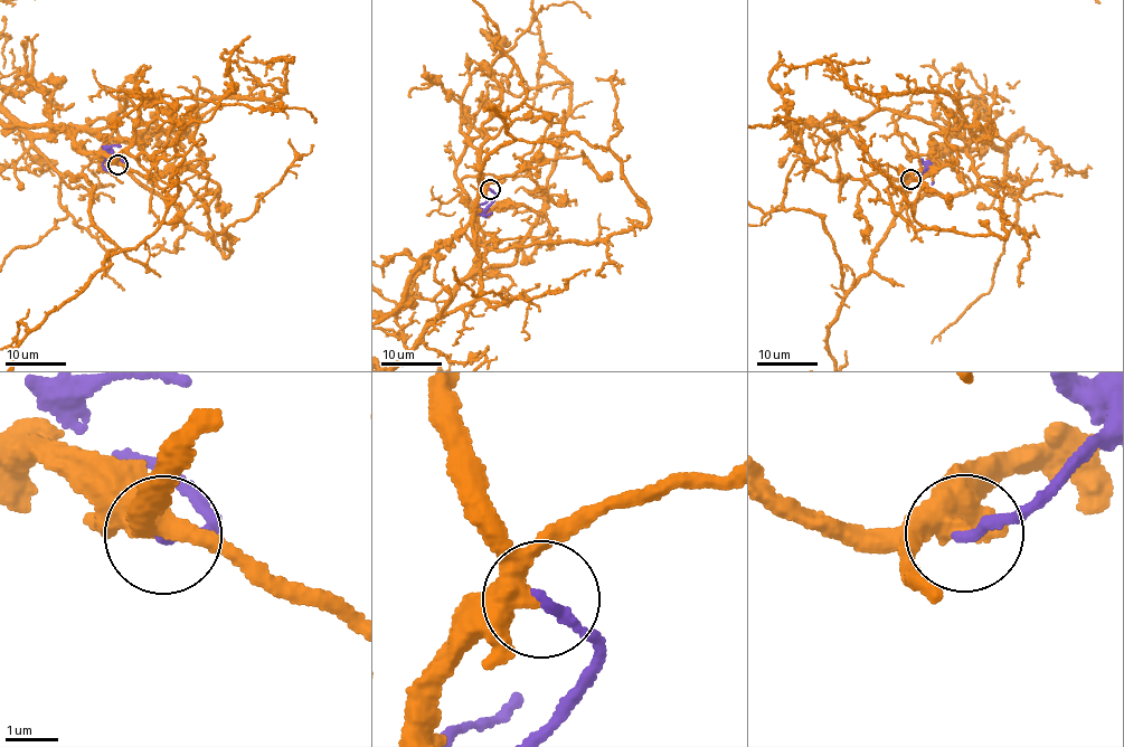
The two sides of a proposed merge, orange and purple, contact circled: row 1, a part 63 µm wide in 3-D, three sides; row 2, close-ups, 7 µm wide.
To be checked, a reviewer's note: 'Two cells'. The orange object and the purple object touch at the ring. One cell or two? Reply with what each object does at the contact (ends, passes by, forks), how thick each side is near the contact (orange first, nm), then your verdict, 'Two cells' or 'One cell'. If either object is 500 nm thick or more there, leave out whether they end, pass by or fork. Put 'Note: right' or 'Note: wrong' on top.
Note: right
At the ring orange forks. At the ring purple ends. Thickness 360 nm (orange) against 200 nm. Two cells

